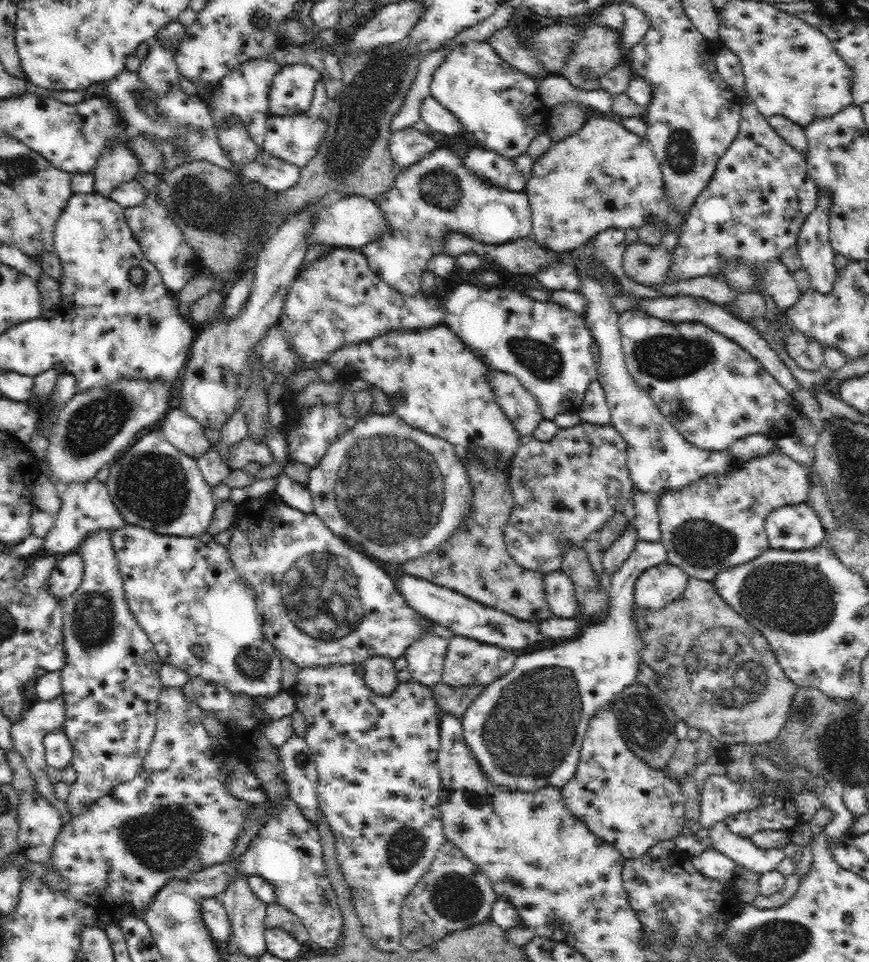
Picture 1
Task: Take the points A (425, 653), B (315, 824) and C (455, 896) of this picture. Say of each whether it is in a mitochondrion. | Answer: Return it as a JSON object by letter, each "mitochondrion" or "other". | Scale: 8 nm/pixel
{"A":"other","B":"other","C":"mitochondrion"}

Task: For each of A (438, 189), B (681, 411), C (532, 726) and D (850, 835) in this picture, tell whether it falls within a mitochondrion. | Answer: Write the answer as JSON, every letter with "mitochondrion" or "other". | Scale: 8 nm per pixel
{"A":"mitochondrion","B":"other","C":"mitochondrion","D":"other"}

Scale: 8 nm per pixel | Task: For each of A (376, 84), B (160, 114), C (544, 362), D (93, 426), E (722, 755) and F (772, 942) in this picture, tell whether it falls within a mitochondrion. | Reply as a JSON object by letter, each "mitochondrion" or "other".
{"A":"mitochondrion","B":"mitochondrion","C":"mitochondrion","D":"mitochondrion","E":"other","F":"mitochondrion"}

